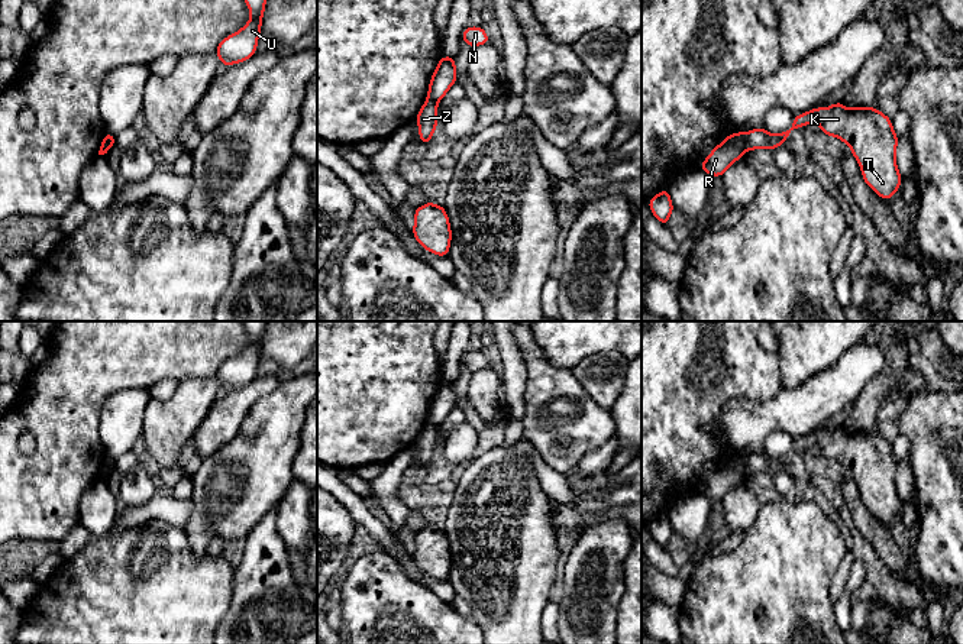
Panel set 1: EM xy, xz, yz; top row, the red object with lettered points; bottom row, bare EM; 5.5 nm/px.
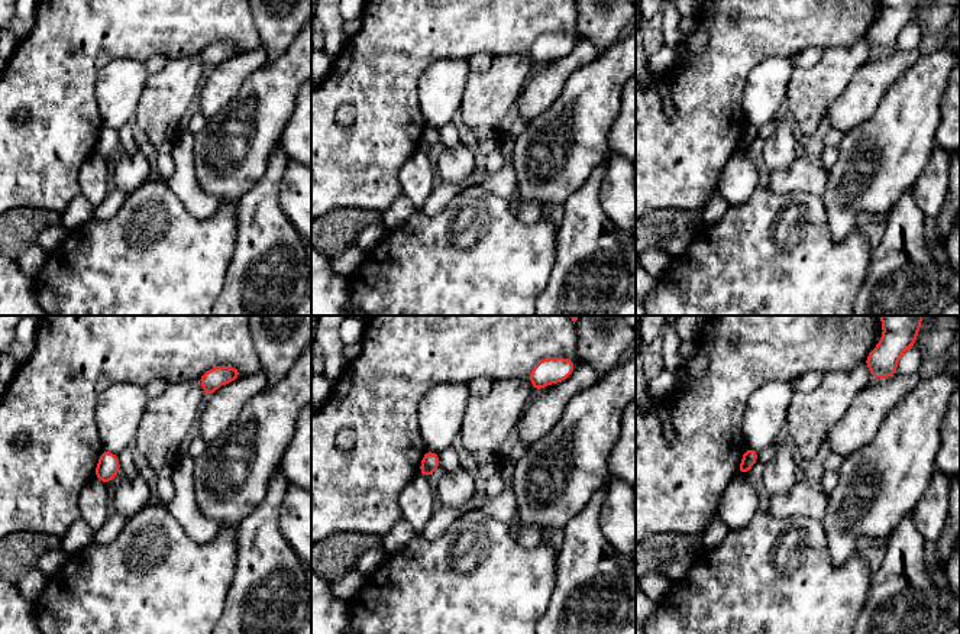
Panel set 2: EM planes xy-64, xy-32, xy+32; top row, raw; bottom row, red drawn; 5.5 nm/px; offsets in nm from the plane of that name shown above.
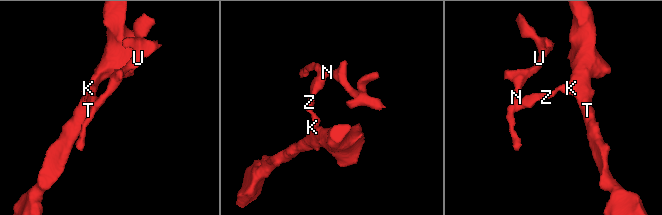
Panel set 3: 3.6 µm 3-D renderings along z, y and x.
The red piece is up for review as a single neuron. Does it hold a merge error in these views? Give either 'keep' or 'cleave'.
cleave

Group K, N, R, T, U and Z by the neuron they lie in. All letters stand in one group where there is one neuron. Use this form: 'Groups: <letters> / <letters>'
Groups: K T Z / N R U

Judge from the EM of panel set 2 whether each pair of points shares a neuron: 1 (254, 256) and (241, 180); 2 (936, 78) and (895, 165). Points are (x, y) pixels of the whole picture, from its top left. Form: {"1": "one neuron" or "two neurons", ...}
{"1": "two neurons", "2": "one neuron"}

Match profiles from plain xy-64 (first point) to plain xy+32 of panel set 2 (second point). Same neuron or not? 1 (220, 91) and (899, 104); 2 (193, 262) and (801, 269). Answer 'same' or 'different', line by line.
1: different
2: same

